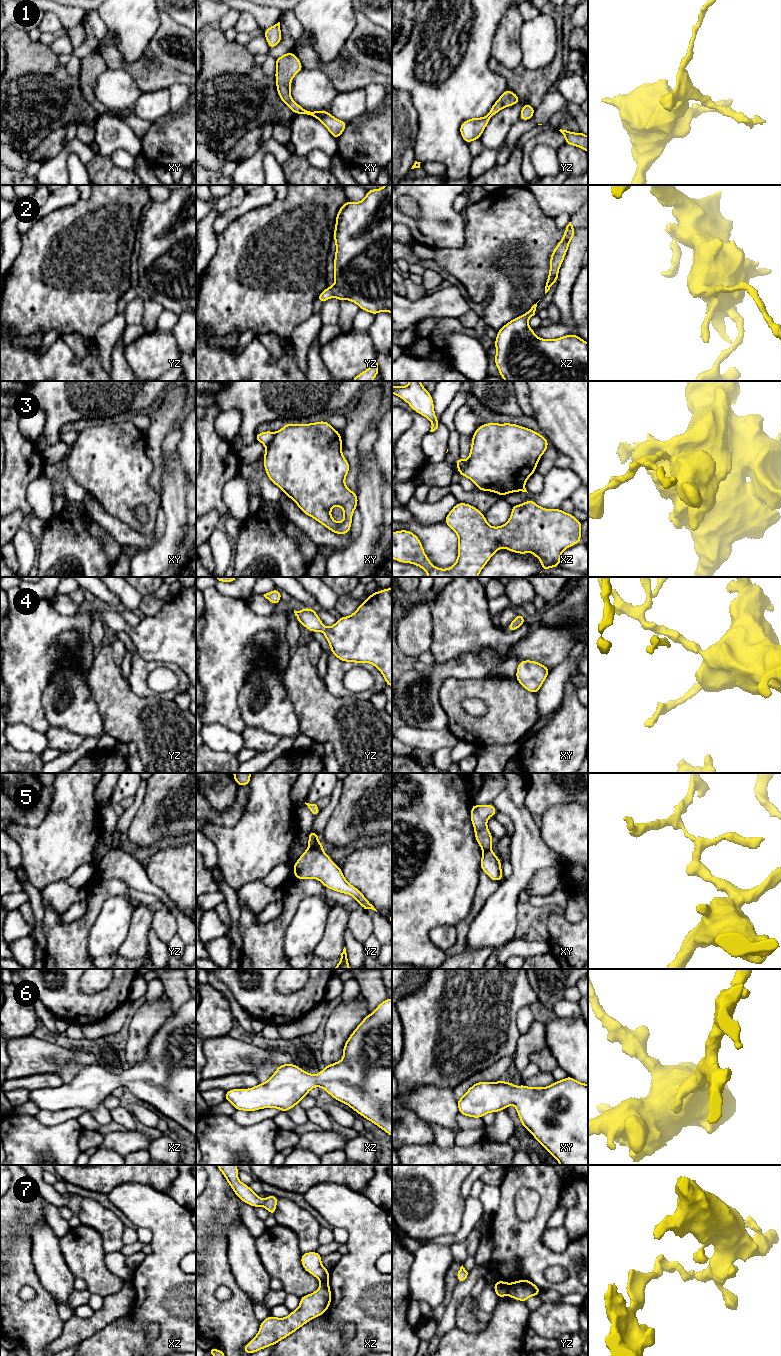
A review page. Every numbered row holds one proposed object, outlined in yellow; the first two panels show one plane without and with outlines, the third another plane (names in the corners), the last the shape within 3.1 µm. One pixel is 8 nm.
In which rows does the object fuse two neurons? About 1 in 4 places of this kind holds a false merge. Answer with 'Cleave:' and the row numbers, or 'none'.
Cleave: 1, 3, 5, 7

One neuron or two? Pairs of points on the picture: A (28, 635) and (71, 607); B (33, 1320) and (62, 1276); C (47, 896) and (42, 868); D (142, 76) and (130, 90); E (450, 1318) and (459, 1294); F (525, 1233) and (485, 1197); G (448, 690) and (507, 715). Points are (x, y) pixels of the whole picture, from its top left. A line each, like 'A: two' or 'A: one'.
A: two
B: two
C: two
D: two
E: one
F: two
G: one

